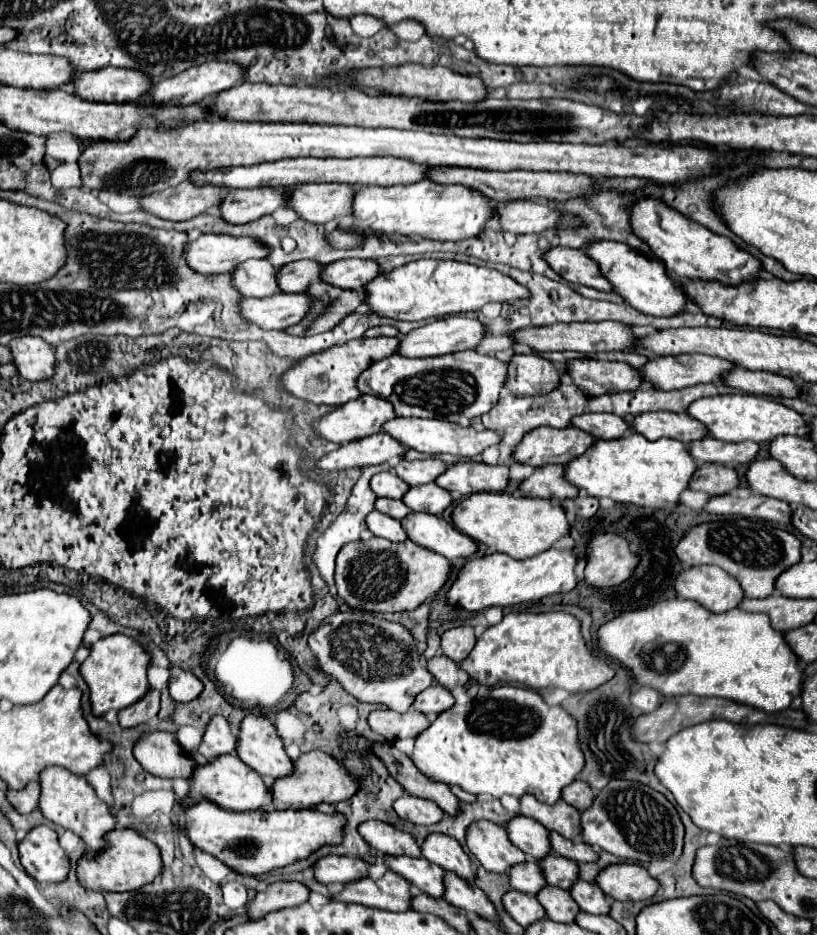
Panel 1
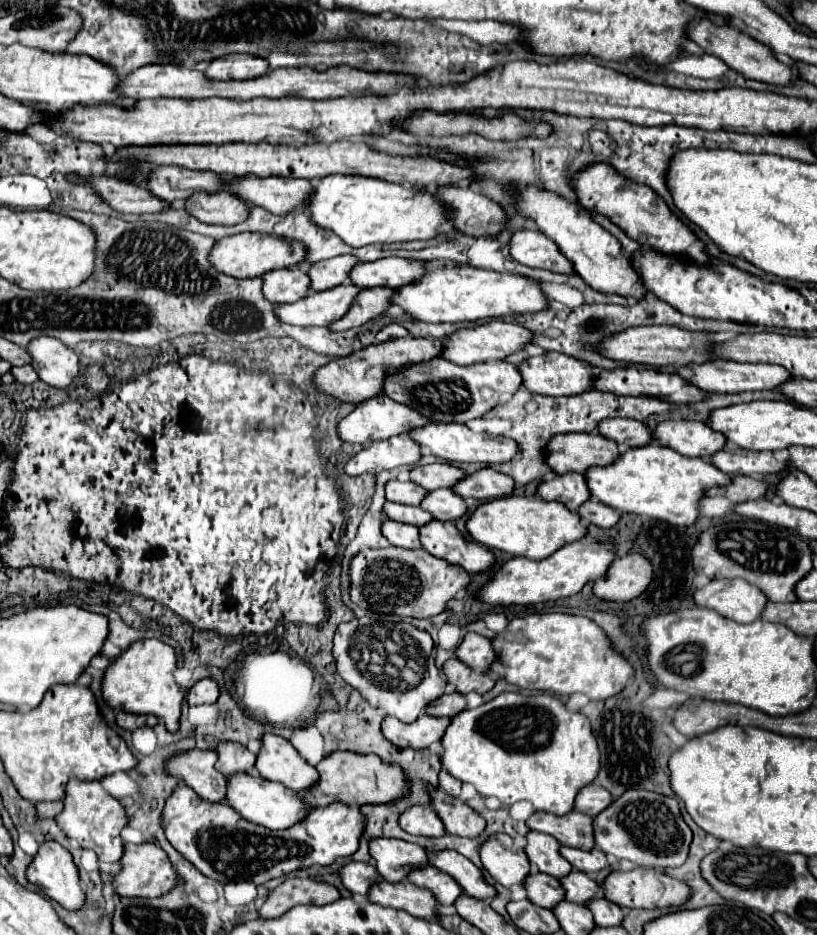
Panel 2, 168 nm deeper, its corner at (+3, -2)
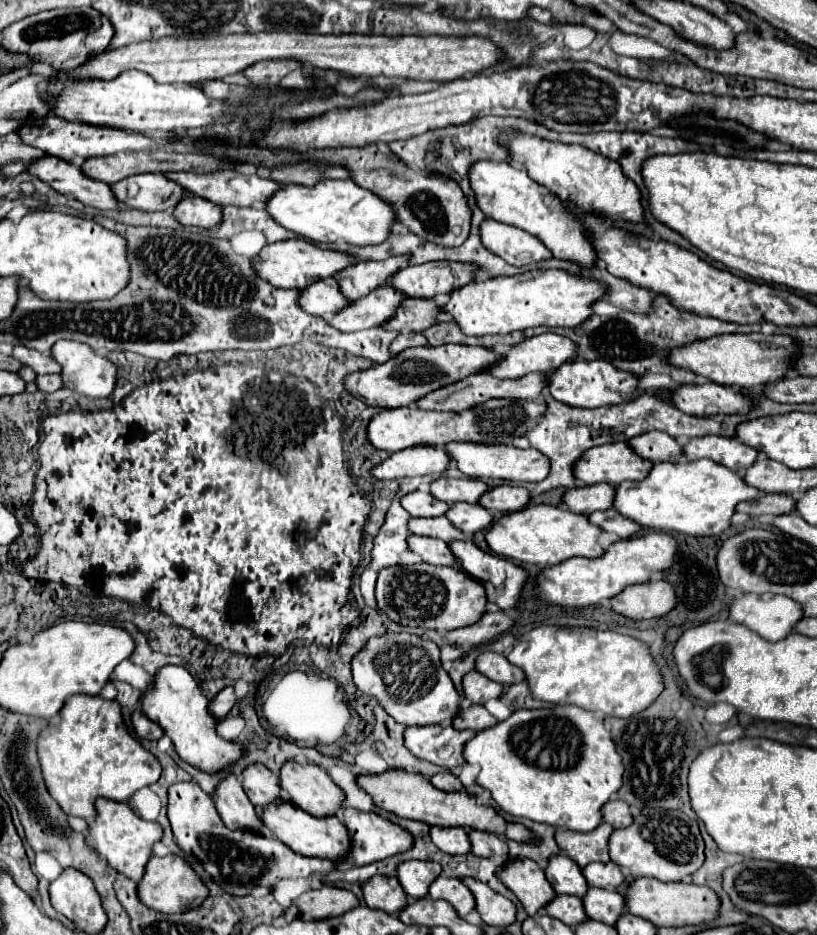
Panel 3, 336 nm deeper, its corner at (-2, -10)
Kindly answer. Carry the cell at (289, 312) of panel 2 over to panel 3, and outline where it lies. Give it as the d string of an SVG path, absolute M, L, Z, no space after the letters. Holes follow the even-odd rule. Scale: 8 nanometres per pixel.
M383 284L379 286L379 290L371 290L367 298L357 298L349 306L339 310L339 314L335 314L327 324L341 332L375 328L387 322L387 318L391 318L401 300L403 300L401 292Z

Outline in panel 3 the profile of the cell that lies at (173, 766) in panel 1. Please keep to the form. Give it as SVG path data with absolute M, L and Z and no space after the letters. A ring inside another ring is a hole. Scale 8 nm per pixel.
M227 774L213 792L215 808L223 818L223 824L231 830L253 830L265 834L263 822L255 814L255 806L249 802L247 794L241 788L241 782L235 774Z

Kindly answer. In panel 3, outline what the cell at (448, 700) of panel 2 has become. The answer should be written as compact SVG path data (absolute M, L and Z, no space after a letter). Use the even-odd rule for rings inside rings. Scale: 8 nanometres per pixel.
M477 704L461 708L459 714L453 718L453 728L457 728L457 730L477 732L477 730L485 730L495 724L497 724L497 720L483 706L477 706Z

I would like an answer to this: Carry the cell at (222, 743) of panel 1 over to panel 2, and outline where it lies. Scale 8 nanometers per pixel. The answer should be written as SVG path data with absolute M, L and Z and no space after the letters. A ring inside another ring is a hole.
M222 742L218 748L218 770L224 776L232 776L238 772L250 772L256 764L256 756L242 744Z

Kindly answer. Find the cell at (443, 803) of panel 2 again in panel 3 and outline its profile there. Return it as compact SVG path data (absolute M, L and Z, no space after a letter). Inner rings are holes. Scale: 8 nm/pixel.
M467 828L467 836L471 838L471 854L481 858L489 858L489 856L507 858L507 844L497 834Z

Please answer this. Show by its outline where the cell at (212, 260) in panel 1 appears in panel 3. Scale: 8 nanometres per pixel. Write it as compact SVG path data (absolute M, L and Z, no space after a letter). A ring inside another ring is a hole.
M293 238L293 240L279 240L273 244L267 244L255 258L253 258L253 272L259 274L265 282L271 282L277 288L305 288L311 282L329 278L341 268L347 268L349 264L355 264L355 258L349 258L347 254L333 252L333 250L323 250L315 246L309 240L303 238Z

